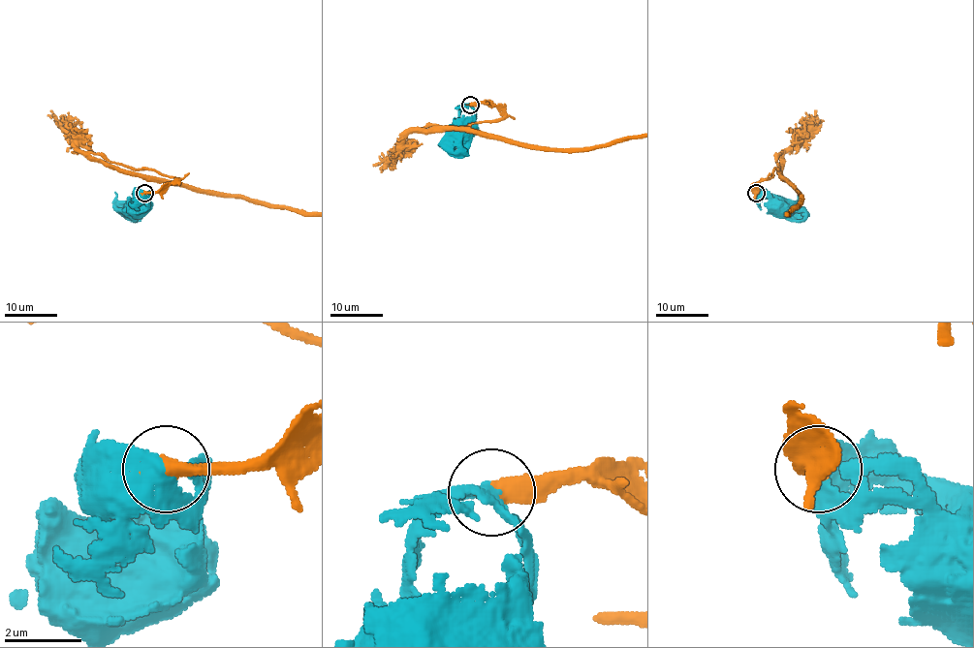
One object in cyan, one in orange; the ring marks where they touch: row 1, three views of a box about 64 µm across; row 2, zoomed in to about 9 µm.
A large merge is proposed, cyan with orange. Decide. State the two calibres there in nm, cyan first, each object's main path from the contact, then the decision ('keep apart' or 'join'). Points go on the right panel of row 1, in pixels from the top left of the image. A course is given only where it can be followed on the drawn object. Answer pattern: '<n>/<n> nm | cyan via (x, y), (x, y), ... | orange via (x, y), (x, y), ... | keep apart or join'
440/480 nm | cyan via (756, 193), (778, 200), (786, 205) | join

